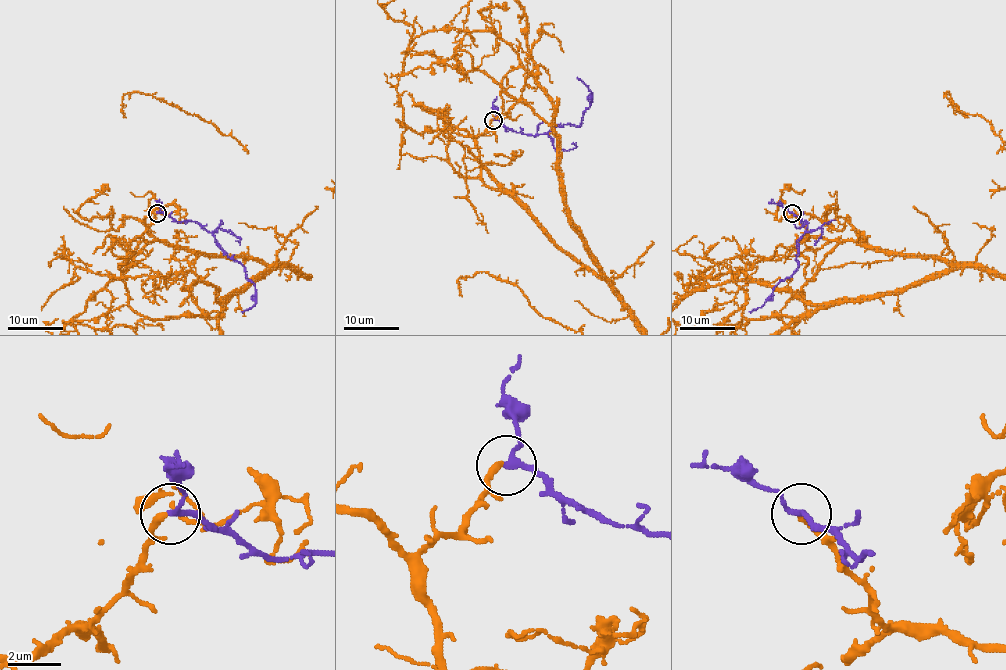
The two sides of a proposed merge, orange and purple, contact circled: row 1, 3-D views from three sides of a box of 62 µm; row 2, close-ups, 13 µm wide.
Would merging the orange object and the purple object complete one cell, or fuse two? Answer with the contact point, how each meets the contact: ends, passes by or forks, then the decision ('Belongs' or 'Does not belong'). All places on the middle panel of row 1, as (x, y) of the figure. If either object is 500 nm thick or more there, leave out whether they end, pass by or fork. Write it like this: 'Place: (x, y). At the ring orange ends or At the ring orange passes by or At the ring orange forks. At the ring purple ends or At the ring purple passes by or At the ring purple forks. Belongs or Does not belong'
Place: (493, 120). At the ring orange ends. At the ring purple passes by. Belongs

